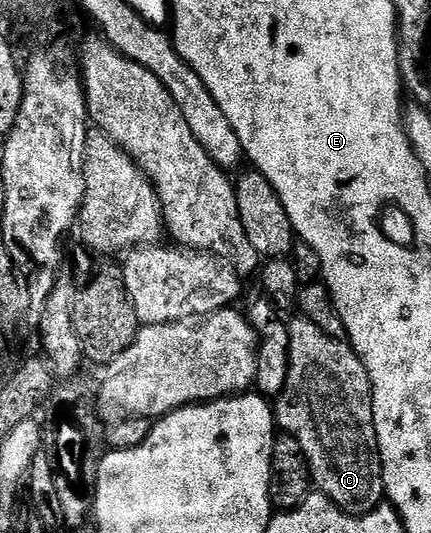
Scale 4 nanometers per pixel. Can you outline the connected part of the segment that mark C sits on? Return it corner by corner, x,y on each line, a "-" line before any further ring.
305,315
295,318
288,325
287,382
272,405
277,428
282,433
292,434
296,443
300,443
310,468
313,488
323,493
332,503
336,503
336,507
340,507
345,513
350,513
353,517
363,517
383,504
386,492
372,415
372,391
368,371
356,351
341,336
338,338
338,335
327,331

